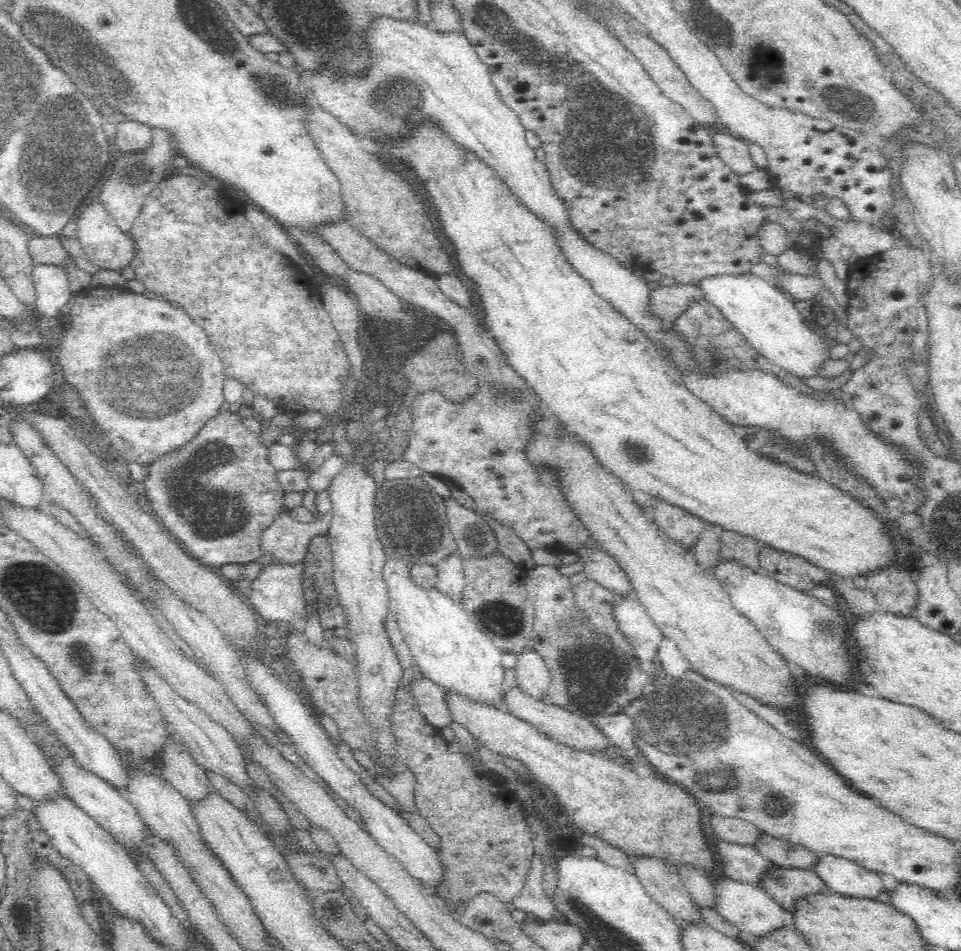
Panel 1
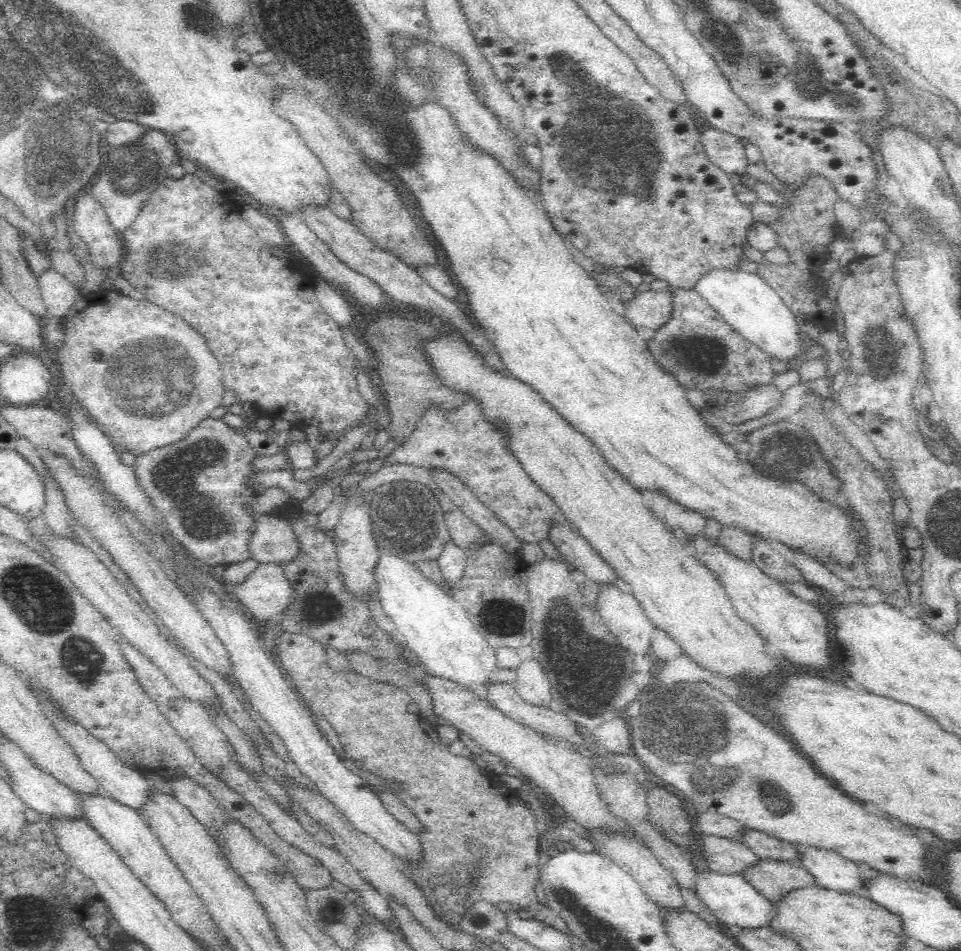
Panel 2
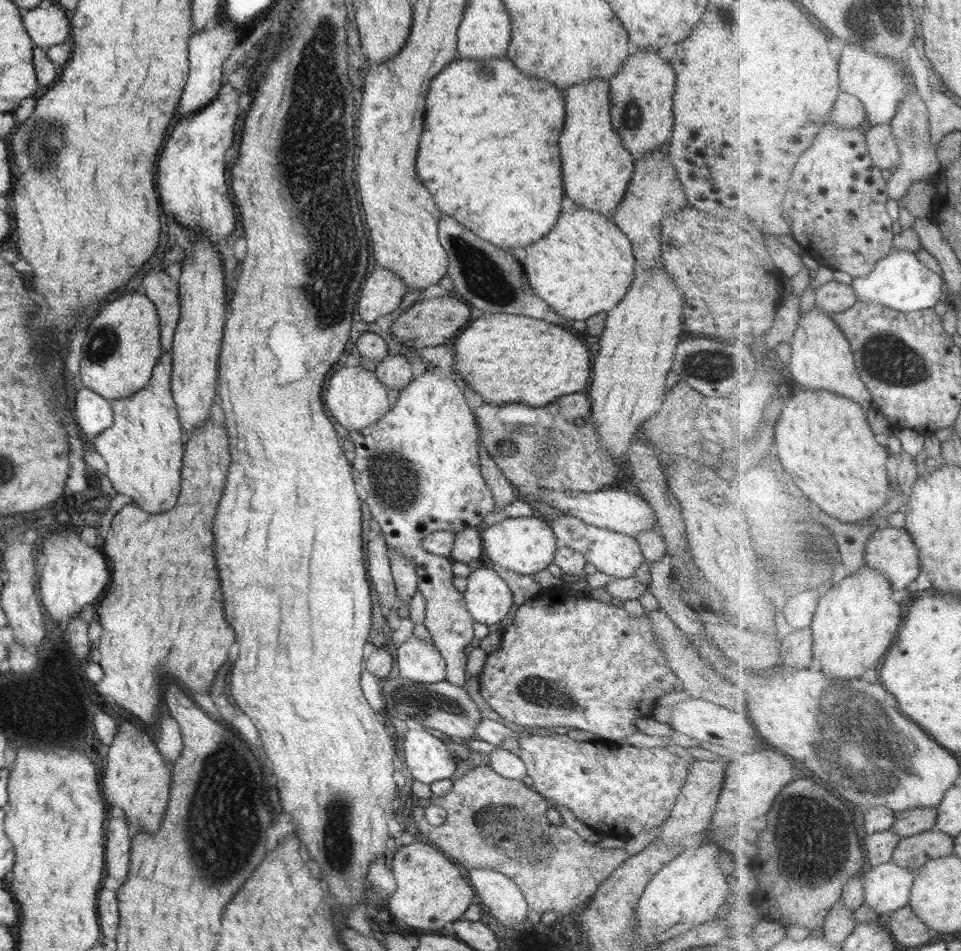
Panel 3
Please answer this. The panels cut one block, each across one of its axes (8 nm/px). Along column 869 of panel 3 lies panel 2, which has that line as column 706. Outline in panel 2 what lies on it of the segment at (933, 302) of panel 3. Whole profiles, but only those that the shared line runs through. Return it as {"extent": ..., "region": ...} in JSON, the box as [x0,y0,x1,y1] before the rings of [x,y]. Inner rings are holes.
{"extent":[693,270,814,371],"region":[[[748,270],[715,271],[700,279],[693,289],[750,345],[776,362],[798,371],[810,360],[810,348],[814,343],[802,334],[797,314],[760,275]]]}

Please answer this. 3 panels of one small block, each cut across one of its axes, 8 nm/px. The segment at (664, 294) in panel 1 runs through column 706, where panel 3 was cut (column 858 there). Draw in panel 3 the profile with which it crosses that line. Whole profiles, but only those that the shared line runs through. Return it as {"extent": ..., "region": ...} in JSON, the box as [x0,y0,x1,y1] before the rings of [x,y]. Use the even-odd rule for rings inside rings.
{"extent":[816,280,859,314],"region":[[[838,280],[821,286],[816,290],[816,295],[816,305],[830,314],[848,310],[859,301],[857,289]]]}

